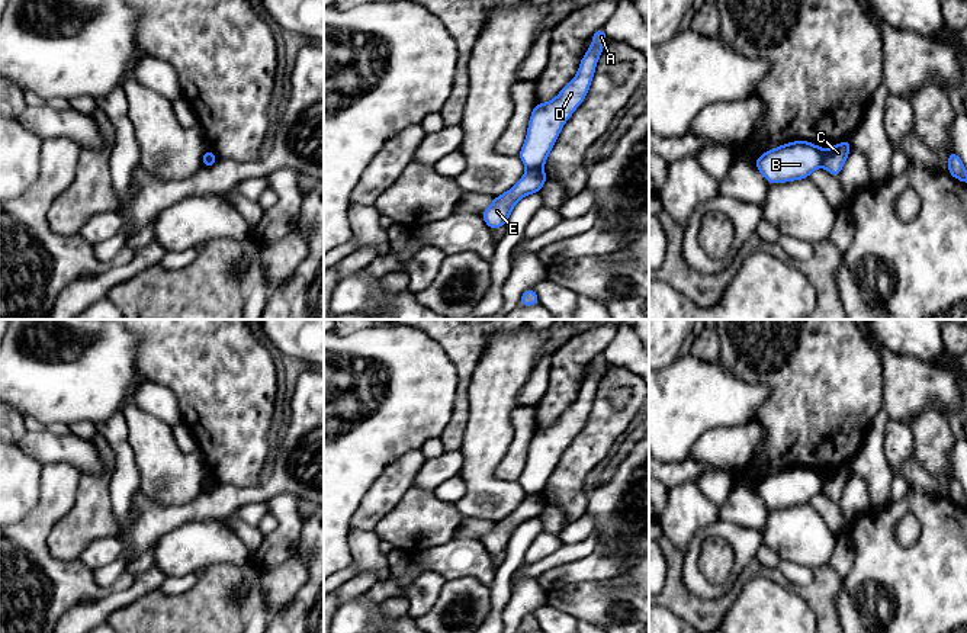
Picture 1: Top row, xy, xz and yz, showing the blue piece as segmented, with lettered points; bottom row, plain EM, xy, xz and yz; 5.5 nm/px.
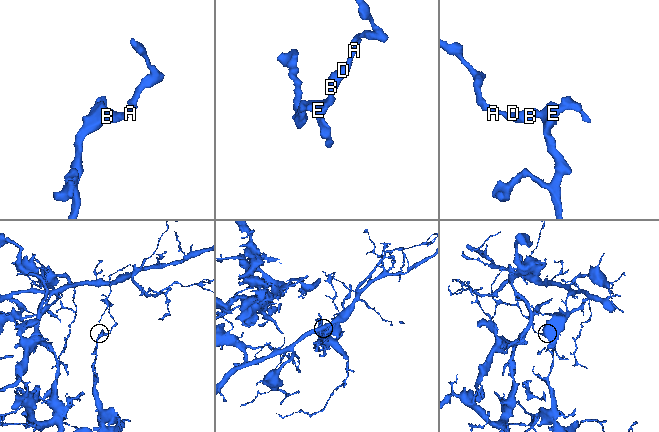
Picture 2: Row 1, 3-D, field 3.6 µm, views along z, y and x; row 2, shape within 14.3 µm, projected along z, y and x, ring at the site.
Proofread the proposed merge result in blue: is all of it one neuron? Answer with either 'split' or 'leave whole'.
split

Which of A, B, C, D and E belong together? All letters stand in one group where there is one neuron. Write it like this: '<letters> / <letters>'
A B D / C E

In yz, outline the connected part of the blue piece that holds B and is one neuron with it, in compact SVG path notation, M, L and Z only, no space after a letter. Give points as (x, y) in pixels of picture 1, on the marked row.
M794 141L772 148L754 163L770 184L809 179L810 173L823 166L825 151L809 141Z

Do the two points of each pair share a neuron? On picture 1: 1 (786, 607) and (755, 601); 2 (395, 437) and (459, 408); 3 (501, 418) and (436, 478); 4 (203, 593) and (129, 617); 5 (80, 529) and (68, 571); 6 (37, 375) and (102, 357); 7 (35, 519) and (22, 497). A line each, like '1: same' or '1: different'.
1: same
2: different
3: different
4: same
5: different
6: same
7: different

